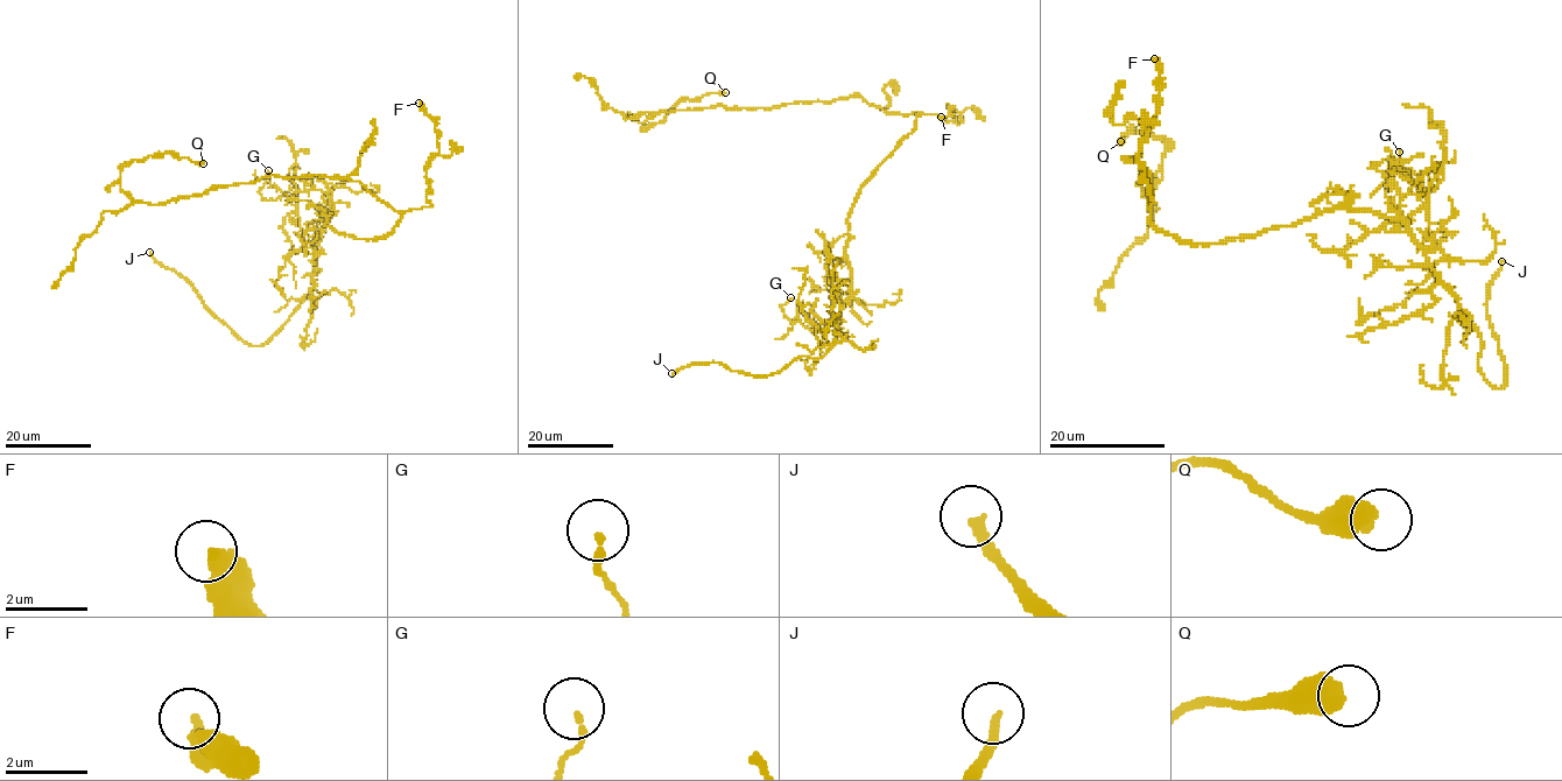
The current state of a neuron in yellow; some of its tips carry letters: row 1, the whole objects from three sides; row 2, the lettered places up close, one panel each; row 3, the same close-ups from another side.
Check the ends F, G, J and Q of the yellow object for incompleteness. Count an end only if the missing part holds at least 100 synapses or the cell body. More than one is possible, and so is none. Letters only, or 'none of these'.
J

